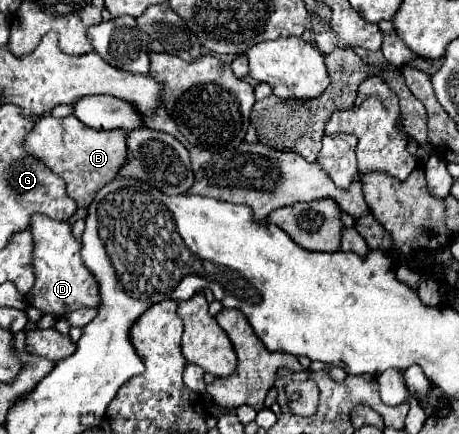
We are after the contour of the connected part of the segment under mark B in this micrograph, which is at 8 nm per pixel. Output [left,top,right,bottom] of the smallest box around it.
[23,115,125,207]

